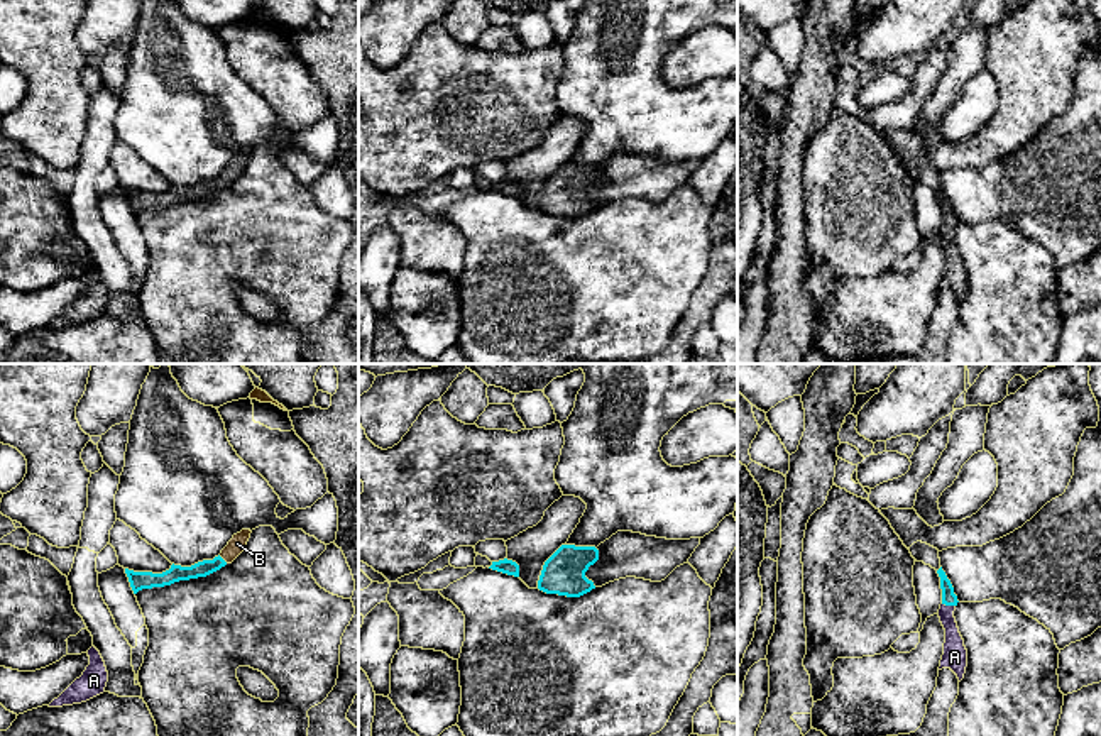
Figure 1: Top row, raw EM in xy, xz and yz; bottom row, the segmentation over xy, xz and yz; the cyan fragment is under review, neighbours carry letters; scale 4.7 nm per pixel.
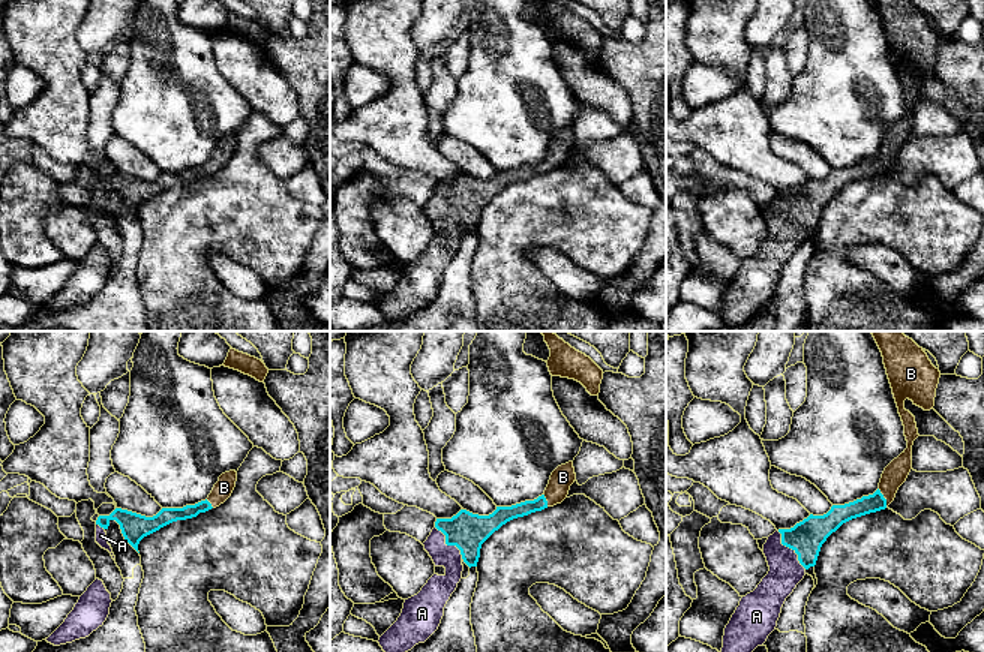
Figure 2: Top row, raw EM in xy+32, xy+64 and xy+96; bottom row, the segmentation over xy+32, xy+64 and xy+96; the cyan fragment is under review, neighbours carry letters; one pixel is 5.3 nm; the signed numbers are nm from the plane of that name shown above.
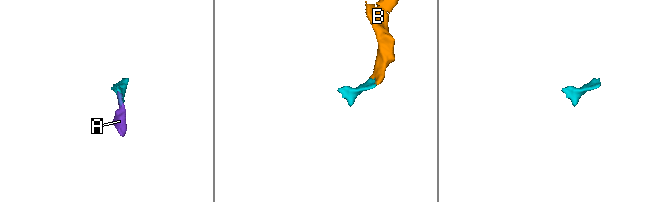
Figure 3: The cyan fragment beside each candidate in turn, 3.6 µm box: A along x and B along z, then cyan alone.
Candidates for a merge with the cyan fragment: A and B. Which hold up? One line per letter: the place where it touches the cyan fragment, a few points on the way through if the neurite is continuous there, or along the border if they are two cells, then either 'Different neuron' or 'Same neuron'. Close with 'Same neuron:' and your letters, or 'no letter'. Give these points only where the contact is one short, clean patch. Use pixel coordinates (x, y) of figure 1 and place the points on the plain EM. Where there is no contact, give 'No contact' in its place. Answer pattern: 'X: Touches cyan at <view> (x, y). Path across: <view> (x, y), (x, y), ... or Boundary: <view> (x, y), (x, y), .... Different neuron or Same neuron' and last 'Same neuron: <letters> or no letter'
A: Touches cyan at yz (949, 225). Path across: yz (949, 219), (949, 225), (954, 278). Same neuron
B: Touches cyan at xy (222, 180). Path across: xy (202, 190), (222, 180), (237, 164). Same neuron
Same neuron: A, B

